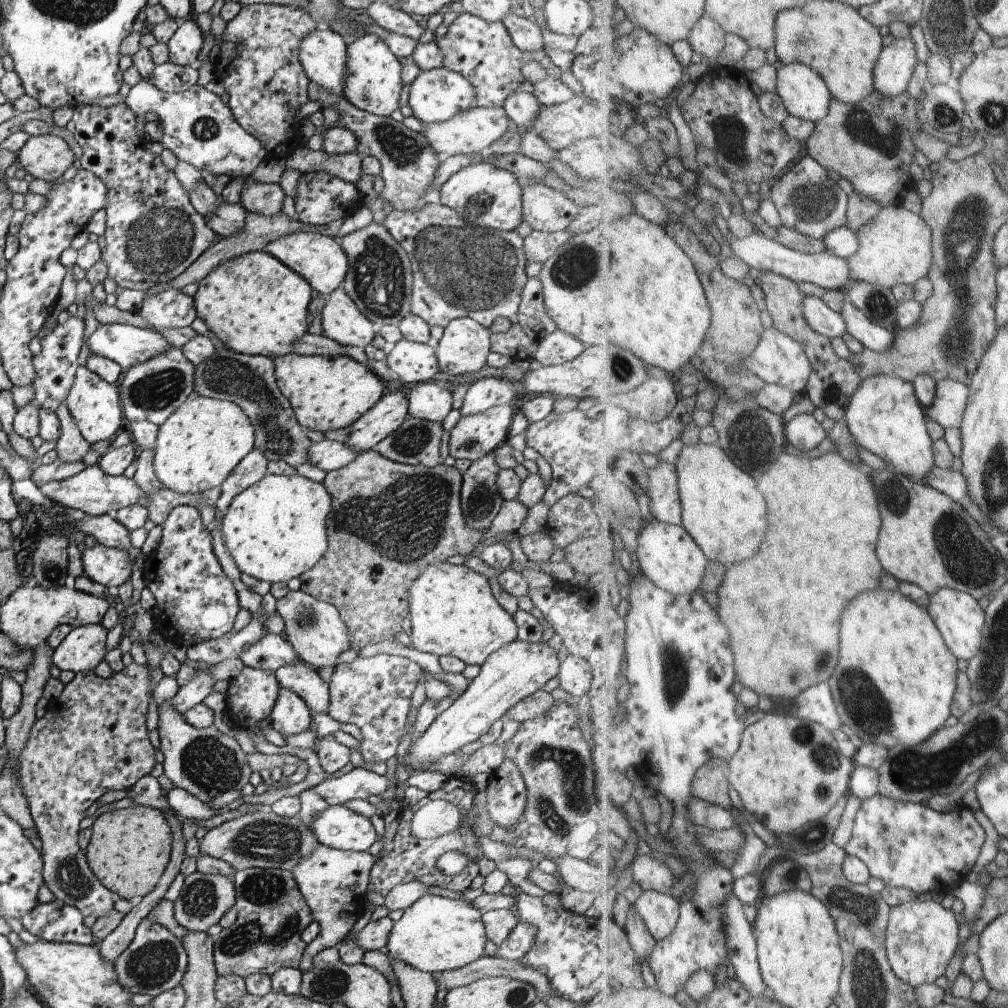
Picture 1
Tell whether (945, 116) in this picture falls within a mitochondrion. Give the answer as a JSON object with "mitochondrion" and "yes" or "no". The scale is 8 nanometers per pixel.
{"mitochondrion":"yes"}

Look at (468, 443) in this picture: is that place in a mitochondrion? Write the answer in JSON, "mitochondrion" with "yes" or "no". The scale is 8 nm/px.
{"mitochondrion":"yes"}

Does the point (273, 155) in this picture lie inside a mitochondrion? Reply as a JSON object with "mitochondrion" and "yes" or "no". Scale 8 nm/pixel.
{"mitochondrion":"no"}

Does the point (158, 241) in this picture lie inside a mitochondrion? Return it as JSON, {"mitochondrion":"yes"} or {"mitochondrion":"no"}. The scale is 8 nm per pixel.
{"mitochondrion":"yes"}

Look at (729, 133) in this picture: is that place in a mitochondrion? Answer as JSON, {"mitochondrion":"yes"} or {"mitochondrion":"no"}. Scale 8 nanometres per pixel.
{"mitochondrion":"yes"}

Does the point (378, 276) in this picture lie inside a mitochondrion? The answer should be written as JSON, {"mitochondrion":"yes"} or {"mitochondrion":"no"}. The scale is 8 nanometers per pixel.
{"mitochondrion":"yes"}

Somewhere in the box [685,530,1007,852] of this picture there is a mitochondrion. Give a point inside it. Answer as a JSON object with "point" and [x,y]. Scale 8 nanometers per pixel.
{"point":[914,772]}

